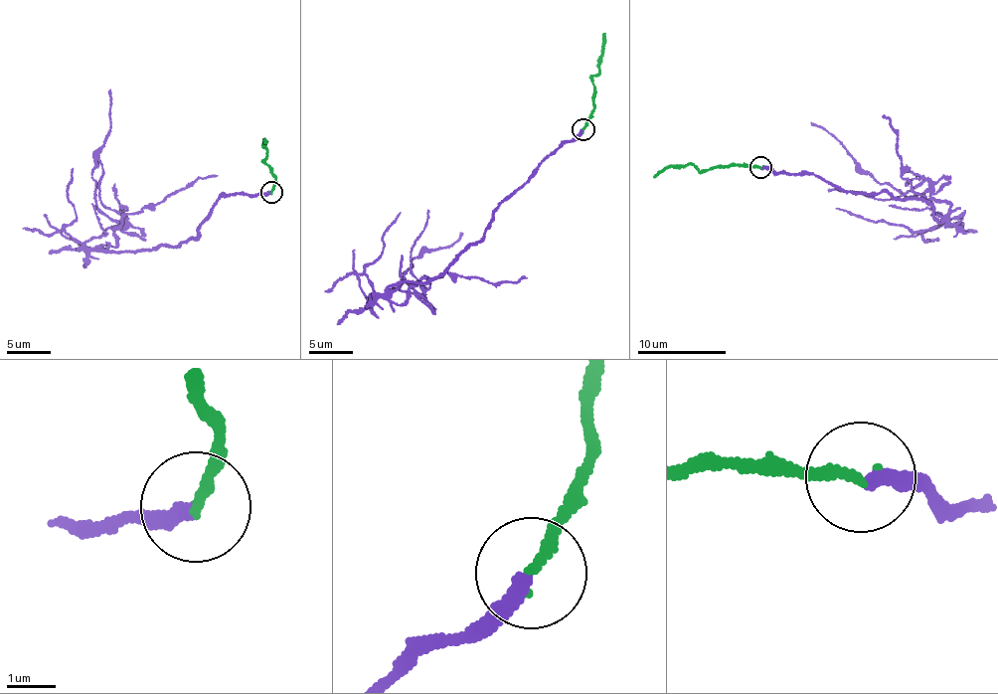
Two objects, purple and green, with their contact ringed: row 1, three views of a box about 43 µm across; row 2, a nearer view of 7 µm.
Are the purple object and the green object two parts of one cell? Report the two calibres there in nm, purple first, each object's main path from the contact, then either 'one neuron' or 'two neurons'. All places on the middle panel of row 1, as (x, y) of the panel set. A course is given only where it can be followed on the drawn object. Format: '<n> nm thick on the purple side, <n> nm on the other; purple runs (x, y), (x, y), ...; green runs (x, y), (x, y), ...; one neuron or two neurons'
320 nm thick on the purple side, 220 nm on the other; purple runs (582, 128), (499, 206), (479, 241), (438, 276), (397, 284), (389, 298), (406, 301), (413, 259), (462, 233); green runs (583, 128), (594, 106), (591, 77), (600, 73), (604, 32); two neurons

